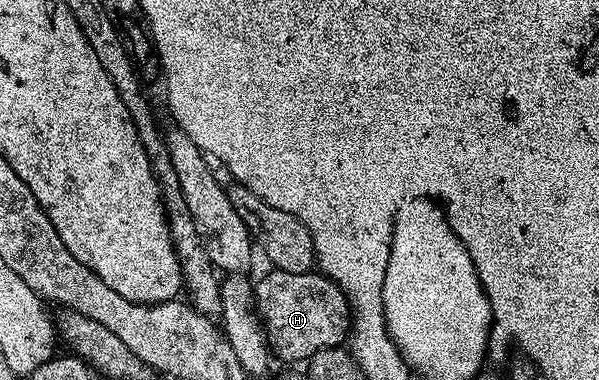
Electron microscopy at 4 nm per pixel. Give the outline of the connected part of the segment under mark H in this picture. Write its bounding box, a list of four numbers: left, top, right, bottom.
[253,268,351,362]

